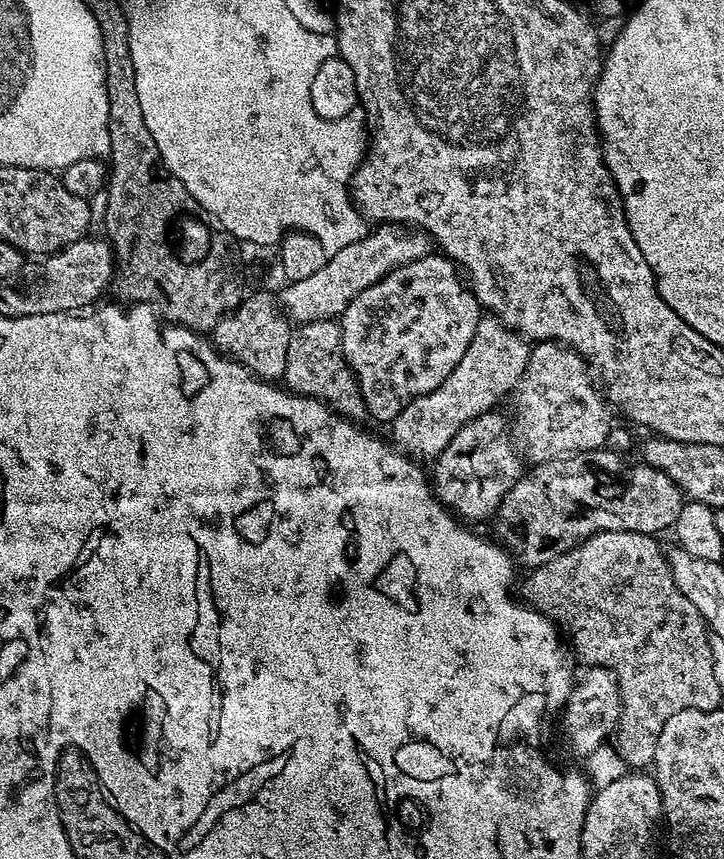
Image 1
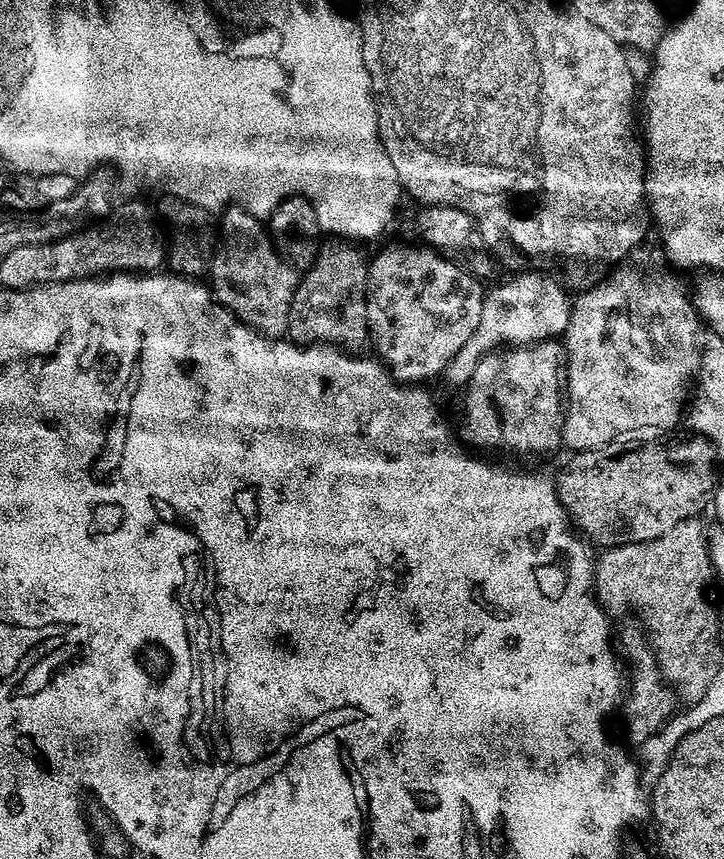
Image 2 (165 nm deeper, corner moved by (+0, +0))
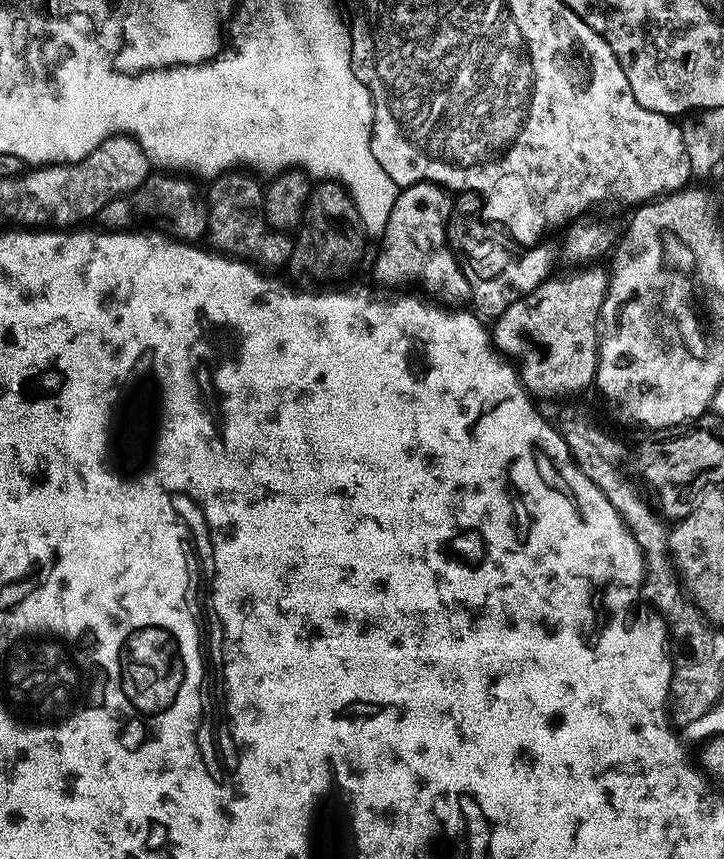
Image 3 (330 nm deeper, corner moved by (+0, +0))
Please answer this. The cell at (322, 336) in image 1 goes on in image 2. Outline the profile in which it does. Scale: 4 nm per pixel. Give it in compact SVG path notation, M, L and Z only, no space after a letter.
M348 242L321 247L316 260L300 276L286 333L293 344L335 344L345 350L360 350L369 343L366 298L370 260L356 248Z

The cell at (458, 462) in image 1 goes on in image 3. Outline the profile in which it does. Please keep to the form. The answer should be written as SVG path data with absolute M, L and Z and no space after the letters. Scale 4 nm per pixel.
M586 266L583 267L577 276L560 276L549 278L544 283L539 284L530 294L526 294L522 298L518 298L518 302L510 302L510 306L506 306L506 310L502 310L500 316L495 317L494 323L491 325L490 331L492 333L492 342L496 346L496 351L505 358L513 358L517 356L520 359L518 363L518 371L520 373L520 382L524 385L525 389L533 397L544 400L560 400L563 396L576 396L583 388L592 388L596 378L596 354L598 351L598 321L600 318L600 307L604 304L604 296L608 293L608 278L609 273L600 269L600 266Z

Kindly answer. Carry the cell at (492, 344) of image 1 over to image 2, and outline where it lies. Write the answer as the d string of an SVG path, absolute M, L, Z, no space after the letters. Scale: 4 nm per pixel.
M524 272L514 277L509 284L489 287L482 302L482 322L478 322L478 327L462 345L462 350L450 358L442 373L443 379L459 386L467 385L480 359L501 346L539 344L542 340L563 337L572 317L572 302L573 297L568 296L567 290L544 272Z

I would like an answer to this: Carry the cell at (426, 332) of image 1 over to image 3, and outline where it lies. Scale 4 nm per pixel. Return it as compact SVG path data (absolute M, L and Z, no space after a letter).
M411 184L409 188L401 188L396 193L394 210L390 210L390 222L386 222L384 235L379 237L380 253L376 256L376 265L372 272L380 284L396 290L408 290L411 284L417 284L425 297L431 298L441 306L464 306L472 299L472 287L461 270L452 247L448 245L449 233L446 229L450 224L450 217L454 211L453 197L439 184Z

